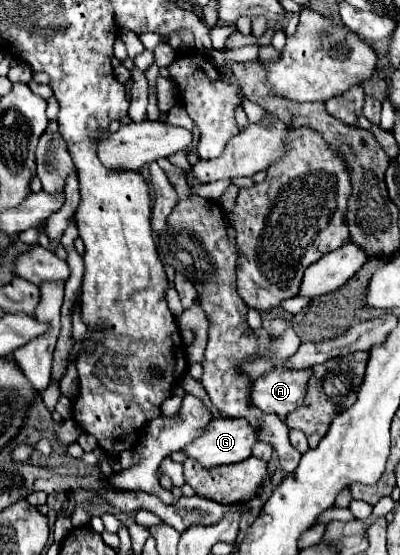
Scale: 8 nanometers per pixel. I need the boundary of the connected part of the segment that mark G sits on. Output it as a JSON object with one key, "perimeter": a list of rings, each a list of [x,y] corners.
{"perimeter":[[[213,419],[209,429],[191,441],[183,451],[197,459],[203,467],[239,463],[251,457],[251,447],[257,443],[257,433],[247,419]]]}

